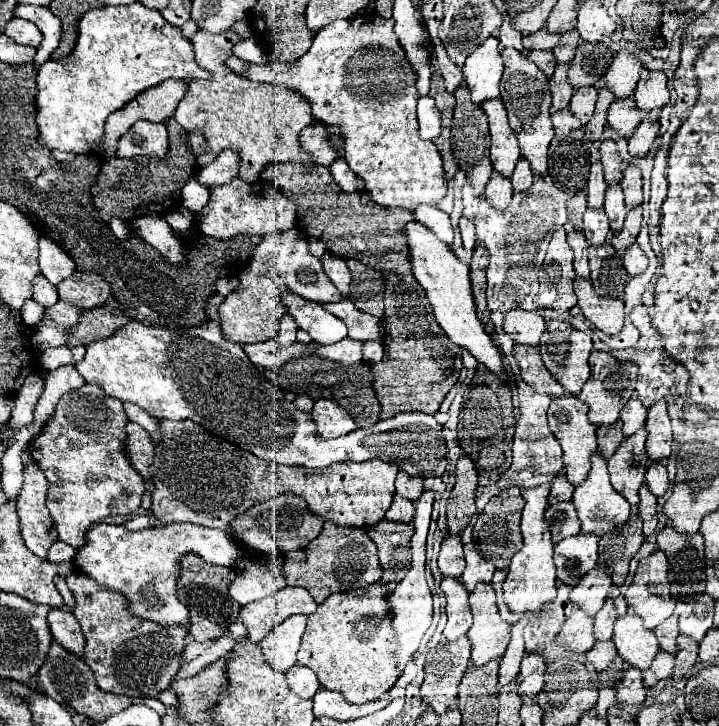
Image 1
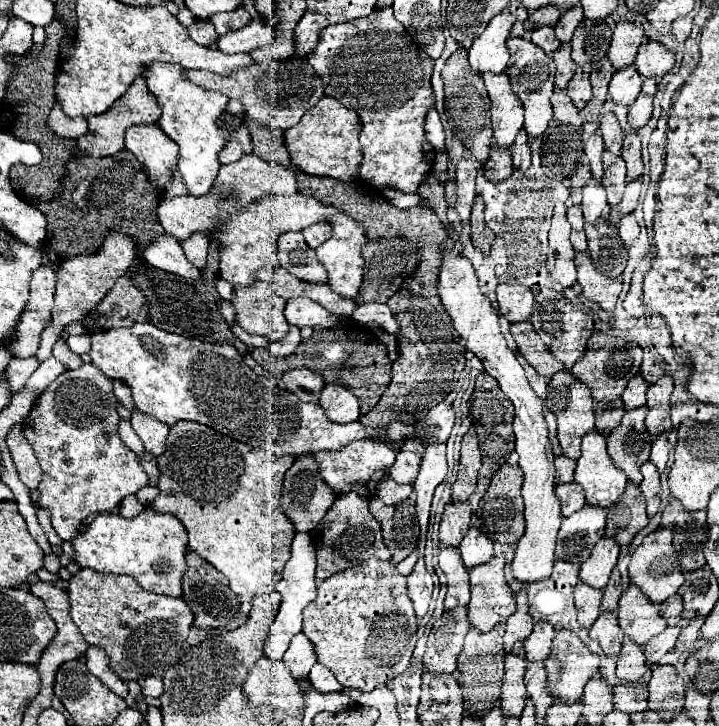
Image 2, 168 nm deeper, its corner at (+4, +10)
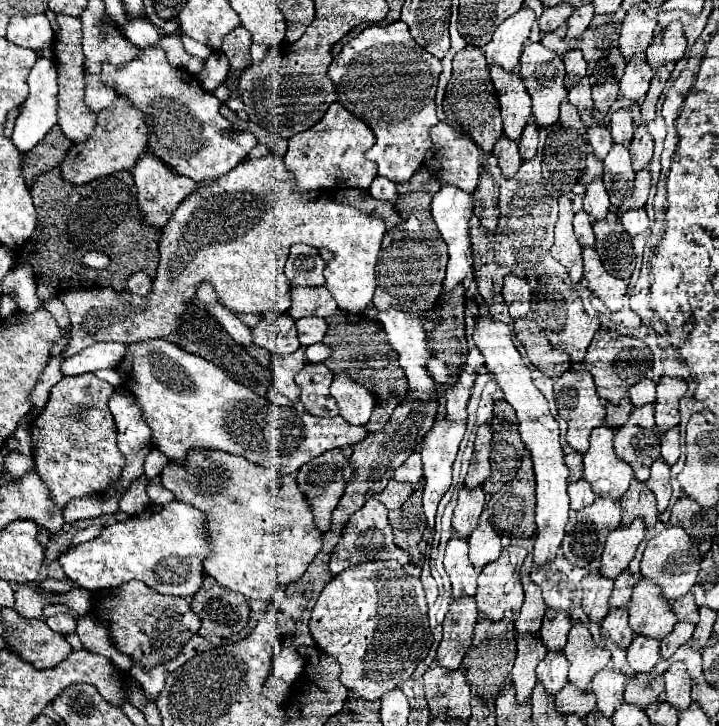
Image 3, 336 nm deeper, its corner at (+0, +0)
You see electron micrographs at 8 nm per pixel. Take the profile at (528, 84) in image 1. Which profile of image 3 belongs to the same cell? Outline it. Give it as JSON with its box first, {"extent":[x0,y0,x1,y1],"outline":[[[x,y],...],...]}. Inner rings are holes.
{"extent":[520,44,566,126],"outline":[[[528,44],[522,52],[522,68],[520,76],[526,84],[528,94],[532,96],[532,116],[536,118],[538,126],[552,126],[558,122],[558,108],[562,98],[566,98],[566,88],[564,88],[564,62],[562,56],[558,56],[554,50],[538,44]]]}

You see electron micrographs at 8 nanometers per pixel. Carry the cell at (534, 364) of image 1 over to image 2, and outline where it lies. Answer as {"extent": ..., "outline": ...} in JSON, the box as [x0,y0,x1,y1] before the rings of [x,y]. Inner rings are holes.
{"extent":[510,322,562,378],"outline":[[[522,322],[522,324],[512,324],[510,326],[512,338],[518,346],[518,352],[526,358],[526,362],[544,378],[552,378],[556,372],[562,370],[562,364],[558,364],[558,360],[554,360],[554,356],[550,356],[548,348],[544,346],[544,342],[540,340],[540,336],[534,332],[530,322]]]}

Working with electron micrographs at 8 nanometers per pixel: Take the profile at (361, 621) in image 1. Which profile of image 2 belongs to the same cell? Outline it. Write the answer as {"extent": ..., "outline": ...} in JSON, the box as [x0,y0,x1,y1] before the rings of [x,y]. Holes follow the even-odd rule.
{"extent":[302,558,416,692],"outline":[[[374,558],[366,560],[362,566],[330,576],[326,582],[322,582],[322,586],[318,586],[316,600],[304,610],[302,632],[314,644],[318,662],[324,664],[342,686],[372,692],[378,684],[396,678],[408,668],[412,650],[416,646],[416,614],[406,594],[406,578],[398,574],[394,564]]]}

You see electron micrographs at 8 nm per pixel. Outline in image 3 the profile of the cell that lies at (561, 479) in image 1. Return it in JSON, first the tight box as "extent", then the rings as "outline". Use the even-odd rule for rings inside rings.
{"extent":[566,452,584,482],"outline":[[[570,452],[566,456],[566,464],[570,468],[570,480],[572,482],[580,480],[582,478],[582,470],[584,470],[584,466],[582,466],[582,454],[580,452]]]}

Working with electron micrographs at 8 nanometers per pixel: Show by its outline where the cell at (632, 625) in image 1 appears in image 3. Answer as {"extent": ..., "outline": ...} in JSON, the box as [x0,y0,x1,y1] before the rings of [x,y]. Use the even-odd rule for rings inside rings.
{"extent":[628,578,678,640],"outline":[[[646,578],[634,584],[628,610],[630,610],[630,628],[636,634],[650,636],[656,640],[670,634],[670,630],[678,622],[670,602],[662,596],[658,584]]]}

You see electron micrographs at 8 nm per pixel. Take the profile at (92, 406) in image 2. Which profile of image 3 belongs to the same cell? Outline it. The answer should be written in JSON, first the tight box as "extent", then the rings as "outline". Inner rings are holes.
{"extent":[32,374,124,508],"outline":[[[94,374],[62,376],[52,388],[50,400],[38,418],[32,420],[34,440],[40,444],[34,450],[36,470],[50,488],[52,502],[64,508],[72,498],[88,494],[114,494],[114,486],[124,466],[124,456],[116,442],[116,424],[108,410],[108,398],[114,388]]]}

